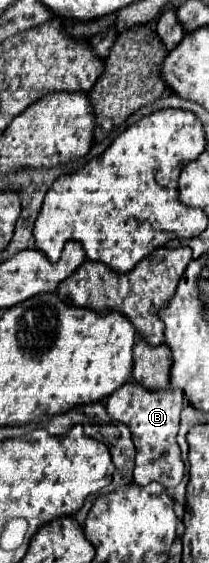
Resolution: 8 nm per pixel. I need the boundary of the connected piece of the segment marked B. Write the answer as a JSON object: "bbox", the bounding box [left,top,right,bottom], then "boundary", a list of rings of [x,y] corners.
{"bbox":[106,382,184,492],"boundary":[[[126,382],[106,400],[106,412],[114,422],[122,422],[132,432],[136,446],[136,468],[134,484],[146,486],[150,482],[162,484],[168,492],[174,490],[184,478],[184,462],[176,444],[180,412],[184,406],[182,390],[156,390],[150,392],[134,382]]]}

